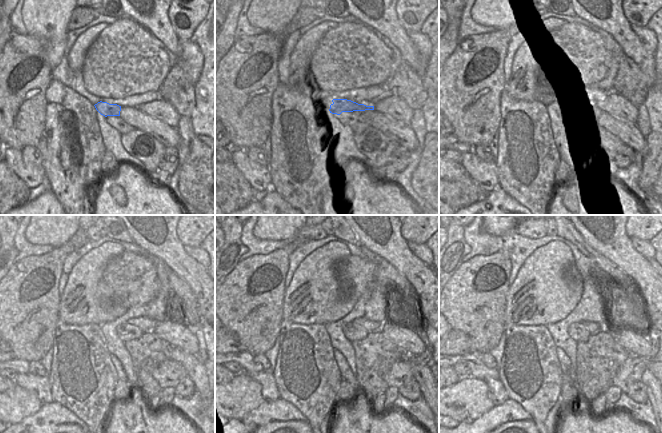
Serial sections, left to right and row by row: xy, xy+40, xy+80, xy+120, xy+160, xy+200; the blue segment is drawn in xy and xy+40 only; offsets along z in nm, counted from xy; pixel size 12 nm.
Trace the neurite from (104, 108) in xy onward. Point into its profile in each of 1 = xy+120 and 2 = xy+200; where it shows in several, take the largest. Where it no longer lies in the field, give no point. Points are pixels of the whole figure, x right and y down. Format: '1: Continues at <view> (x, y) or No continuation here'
1: Continues at xy+120 (125, 331)
2: Continues at xy+200 (577, 331).

